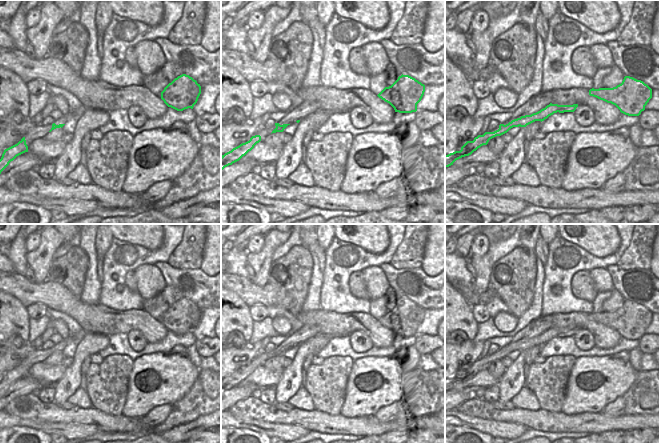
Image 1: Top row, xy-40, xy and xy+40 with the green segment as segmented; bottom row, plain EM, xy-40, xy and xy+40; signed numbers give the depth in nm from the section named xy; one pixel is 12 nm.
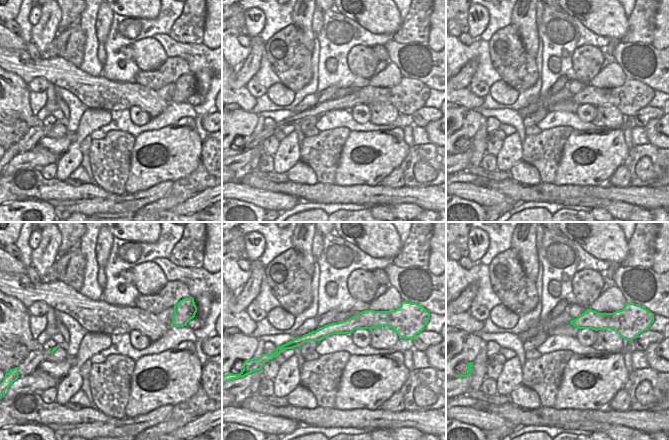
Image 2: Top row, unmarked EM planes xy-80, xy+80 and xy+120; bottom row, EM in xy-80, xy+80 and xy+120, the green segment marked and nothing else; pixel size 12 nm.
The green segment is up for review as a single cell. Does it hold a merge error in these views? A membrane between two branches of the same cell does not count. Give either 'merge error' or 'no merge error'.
no merge error

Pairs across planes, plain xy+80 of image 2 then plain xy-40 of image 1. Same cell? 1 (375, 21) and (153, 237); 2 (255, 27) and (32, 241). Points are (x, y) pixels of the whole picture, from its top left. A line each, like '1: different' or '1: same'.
1: same
2: same

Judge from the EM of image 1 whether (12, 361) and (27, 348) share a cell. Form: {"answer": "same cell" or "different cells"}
{"answer": "same cell"}

